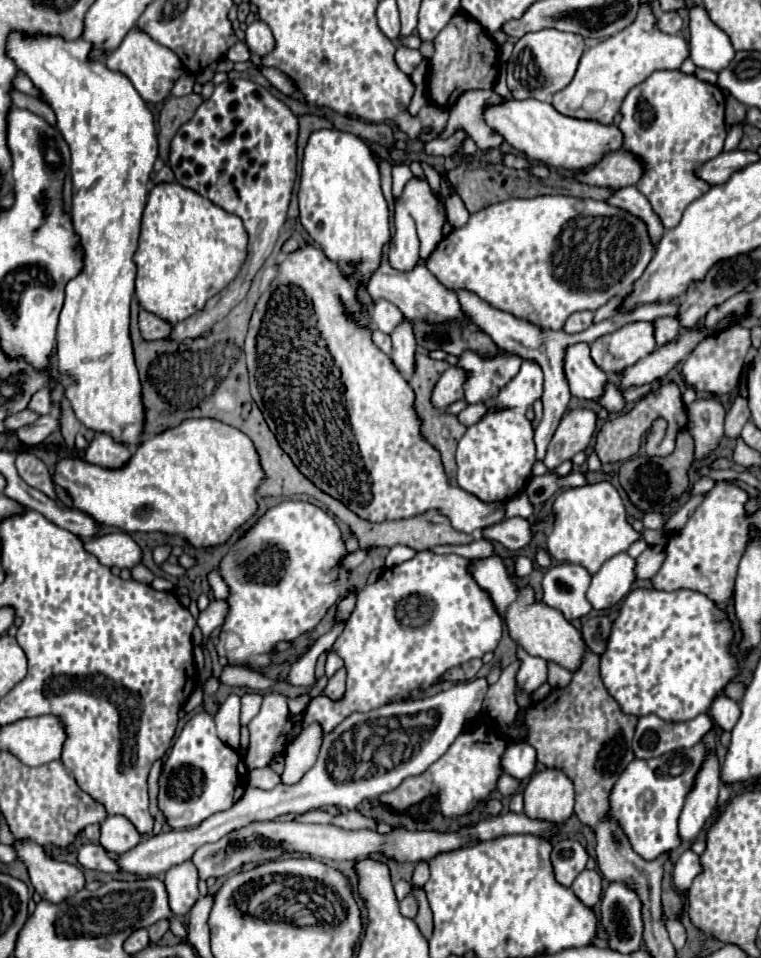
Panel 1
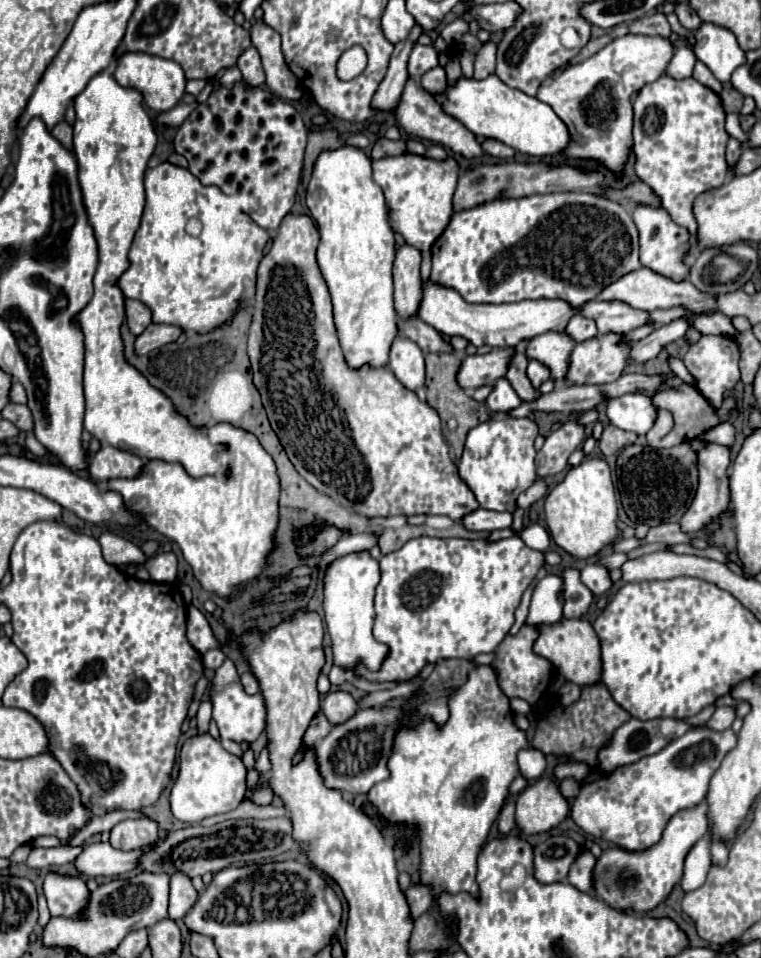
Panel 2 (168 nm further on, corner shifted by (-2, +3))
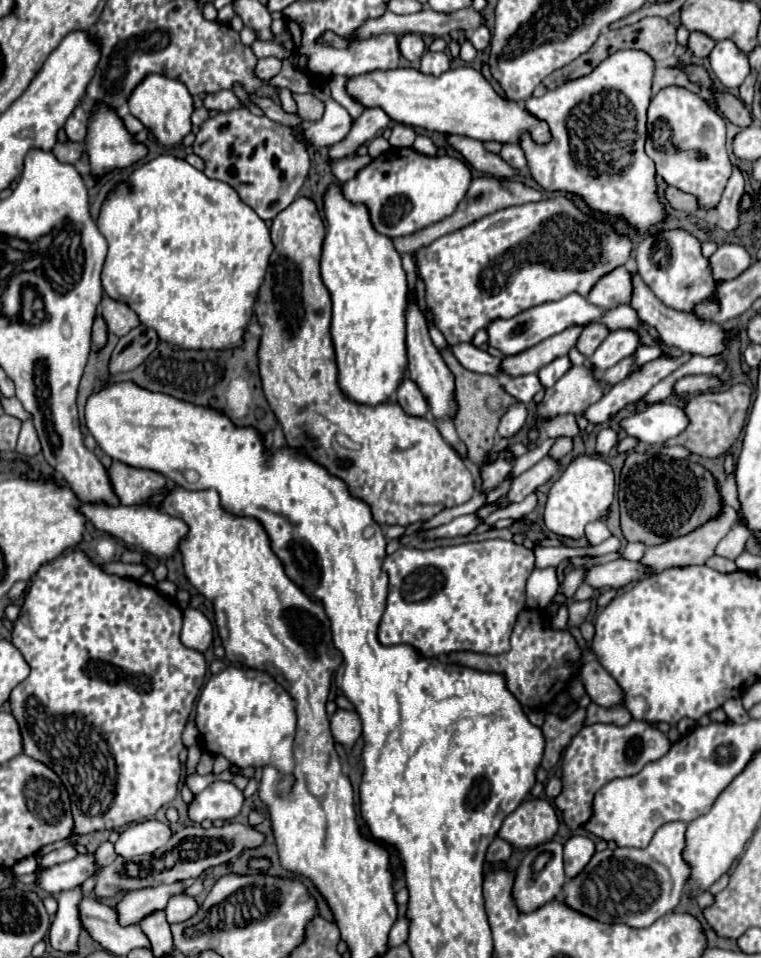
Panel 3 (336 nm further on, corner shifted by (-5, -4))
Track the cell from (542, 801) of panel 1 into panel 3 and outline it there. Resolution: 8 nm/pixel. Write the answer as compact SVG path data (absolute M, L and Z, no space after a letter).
M533 798L521 802L519 808L503 820L497 836L515 848L529 848L549 842L557 828L559 818L553 804L541 798Z

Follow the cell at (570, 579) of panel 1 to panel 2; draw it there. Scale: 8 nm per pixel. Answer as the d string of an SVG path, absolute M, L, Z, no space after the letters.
M566 567L562 571L562 607L564 607L564 617L566 619L578 619L582 617L590 603L592 603L592 593L586 589L586 585L580 581L580 571Z

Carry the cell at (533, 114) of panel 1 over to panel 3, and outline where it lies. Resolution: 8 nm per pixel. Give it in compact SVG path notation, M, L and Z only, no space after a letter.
M471 66L447 70L441 76L423 74L415 68L373 70L361 76L351 76L345 90L351 100L365 108L381 108L391 120L413 128L469 136L483 142L497 140L503 144L519 144L521 132L529 132L535 142L549 142L549 128L543 120L529 116L521 104L497 96L485 76Z

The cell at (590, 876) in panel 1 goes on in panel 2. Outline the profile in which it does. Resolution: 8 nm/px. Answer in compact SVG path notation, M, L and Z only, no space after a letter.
M590 851L582 853L582 857L578 857L578 861L574 861L574 865L570 867L570 885L574 885L576 889L594 895L594 867L596 867L596 859L592 857Z

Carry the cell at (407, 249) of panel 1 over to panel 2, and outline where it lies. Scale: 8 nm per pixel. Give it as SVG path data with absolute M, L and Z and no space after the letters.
M408 243L398 247L392 273L394 273L394 307L400 317L410 317L418 311L418 301L422 297L420 251Z

